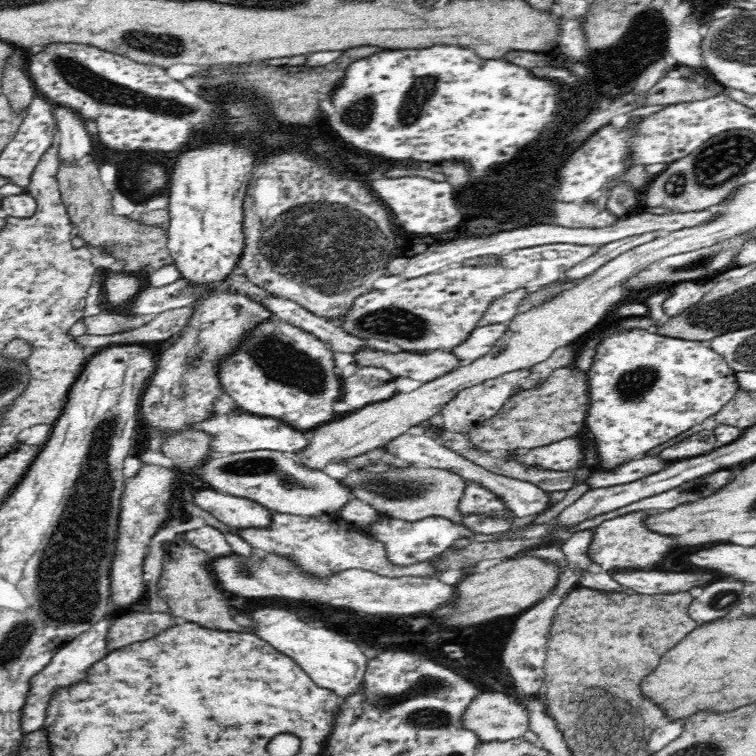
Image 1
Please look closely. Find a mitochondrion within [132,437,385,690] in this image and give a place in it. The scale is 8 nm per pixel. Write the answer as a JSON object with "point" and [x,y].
{"point":[257,466]}

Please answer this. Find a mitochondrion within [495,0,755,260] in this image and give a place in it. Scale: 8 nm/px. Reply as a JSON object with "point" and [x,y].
{"point":[662,43]}

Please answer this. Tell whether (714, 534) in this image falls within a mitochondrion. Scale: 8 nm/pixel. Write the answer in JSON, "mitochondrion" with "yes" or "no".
{"mitochondrion":"no"}

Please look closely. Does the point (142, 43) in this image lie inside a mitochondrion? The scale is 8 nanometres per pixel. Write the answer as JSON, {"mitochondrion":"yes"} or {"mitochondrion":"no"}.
{"mitochondrion":"yes"}

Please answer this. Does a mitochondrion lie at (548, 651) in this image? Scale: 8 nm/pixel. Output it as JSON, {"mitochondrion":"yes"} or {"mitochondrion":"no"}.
{"mitochondrion":"no"}

